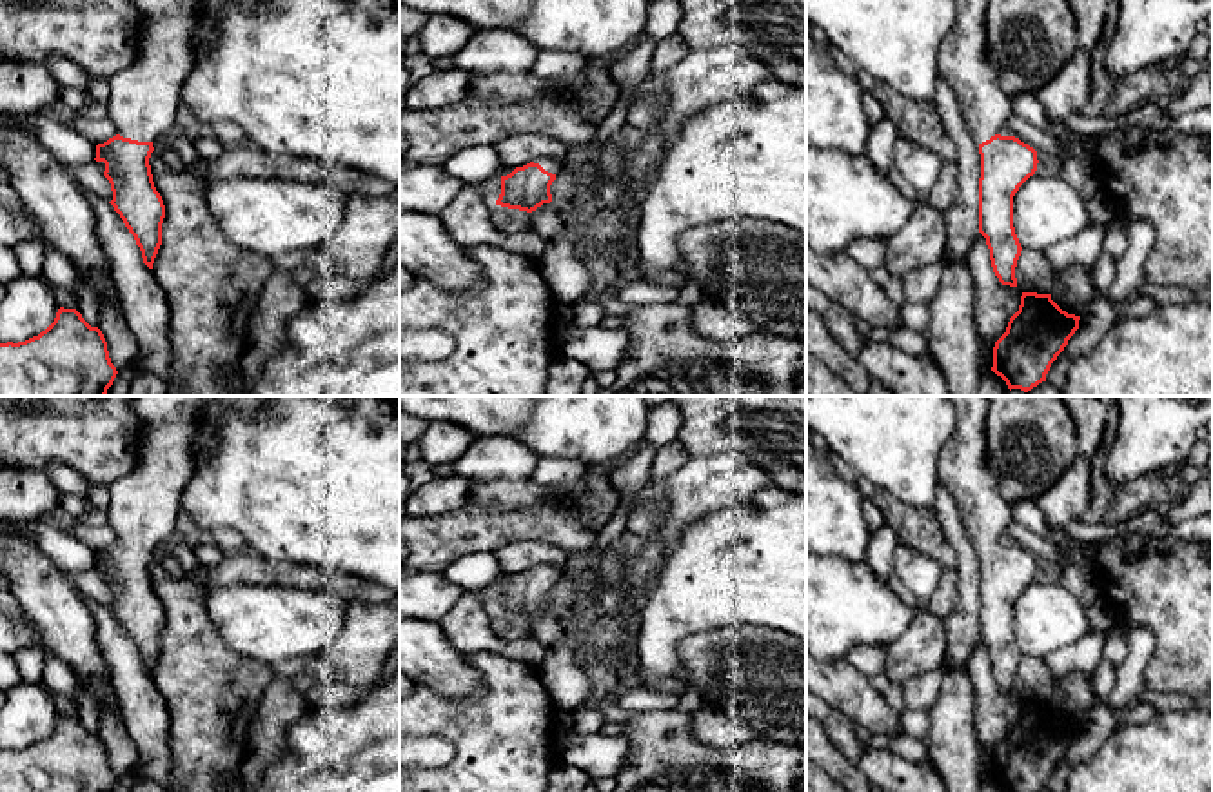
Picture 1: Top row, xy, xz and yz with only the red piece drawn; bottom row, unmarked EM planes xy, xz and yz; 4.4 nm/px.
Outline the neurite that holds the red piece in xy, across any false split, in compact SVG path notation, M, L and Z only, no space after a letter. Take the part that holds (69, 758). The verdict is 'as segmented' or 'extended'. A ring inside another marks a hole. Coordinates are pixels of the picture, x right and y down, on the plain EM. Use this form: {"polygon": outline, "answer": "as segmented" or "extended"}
{"polygon": "M60 714L54 728L38 743L0 750L0 792L113 792L116 781L102 738L91 734L76 716Z", "answer": "as segmented"}

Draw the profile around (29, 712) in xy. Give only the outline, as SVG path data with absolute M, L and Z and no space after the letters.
M20 681L0 710L0 750L18 750L45 738L60 716L54 690L44 681Z

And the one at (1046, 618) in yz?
M1030 583L1013 603L1013 634L1022 656L1046 659L1091 632L1086 609L1060 583Z

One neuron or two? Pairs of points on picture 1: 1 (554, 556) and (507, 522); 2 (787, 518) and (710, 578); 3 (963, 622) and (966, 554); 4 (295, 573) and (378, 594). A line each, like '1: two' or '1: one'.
1: two
2: one
3: one
4: one

